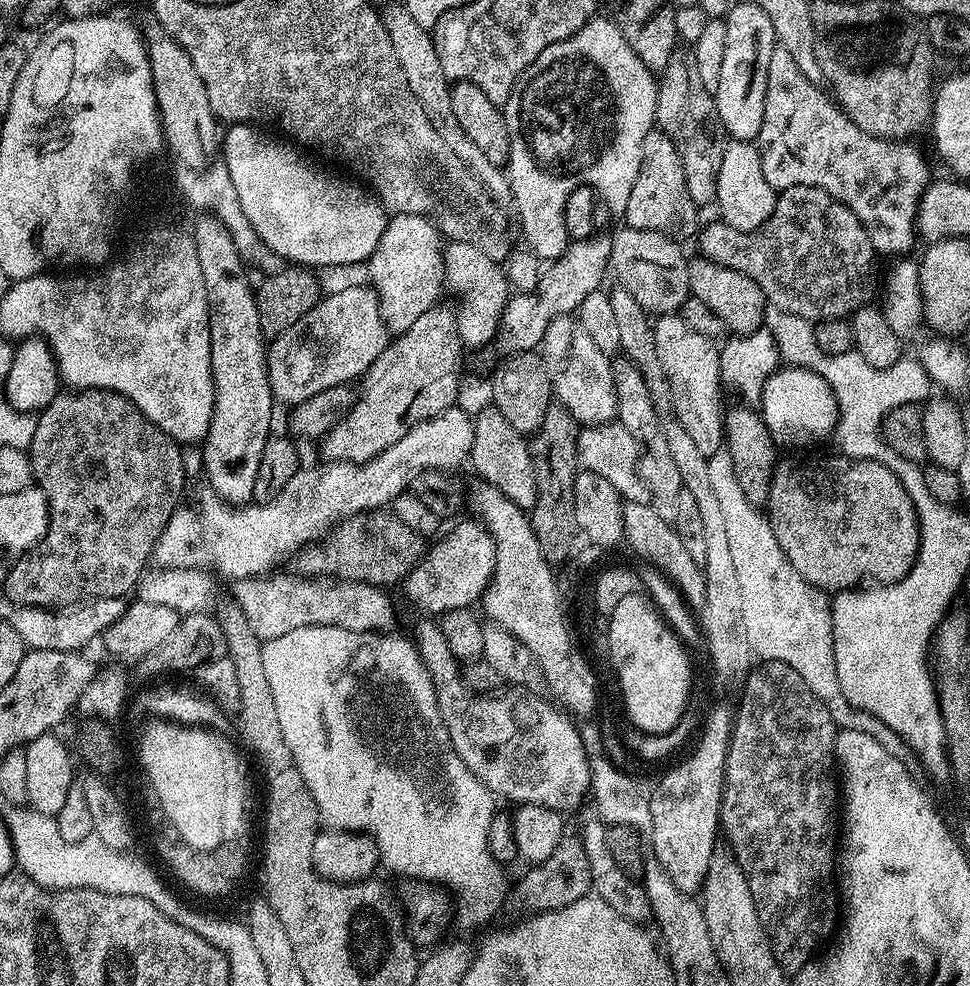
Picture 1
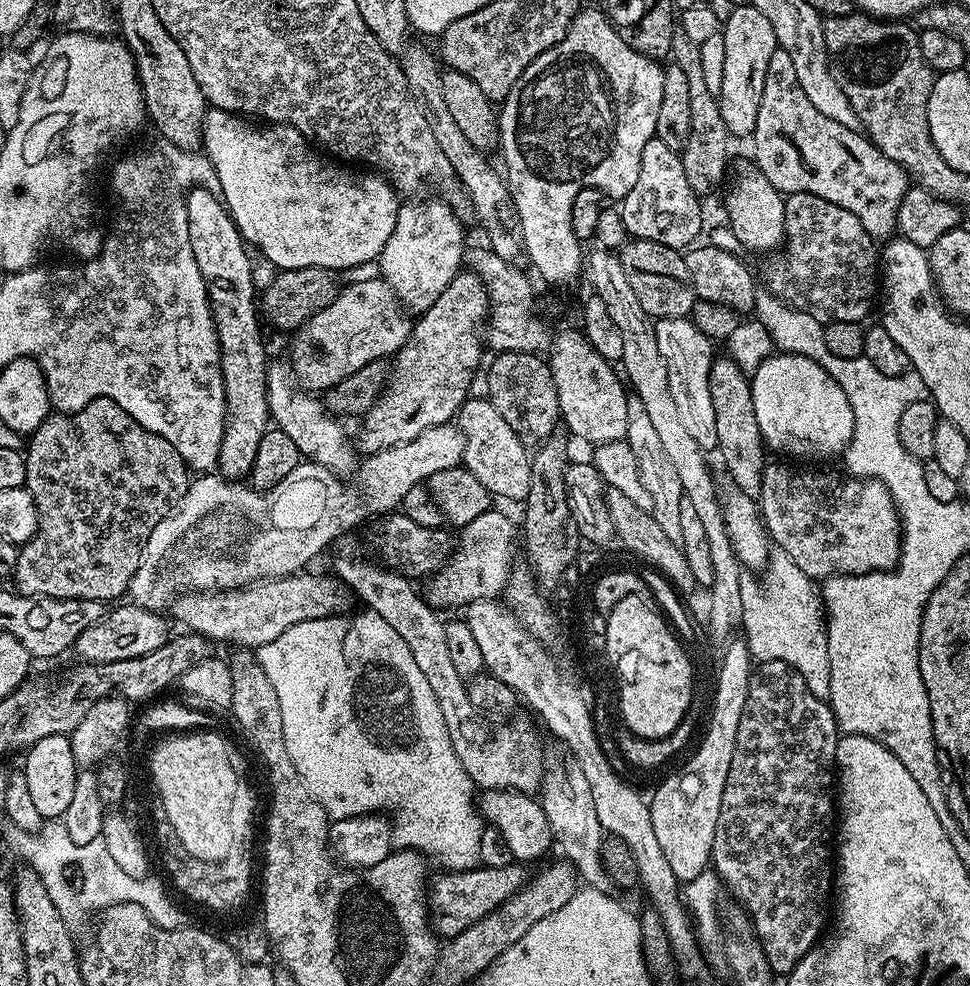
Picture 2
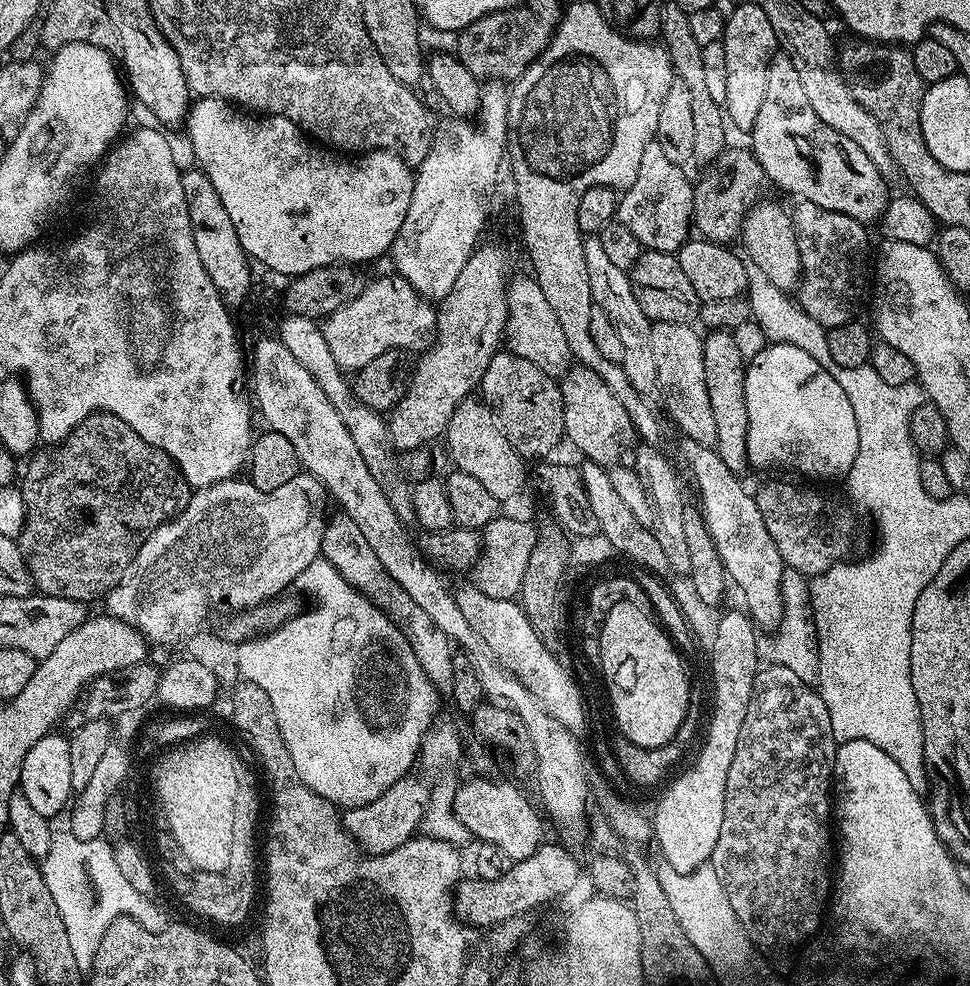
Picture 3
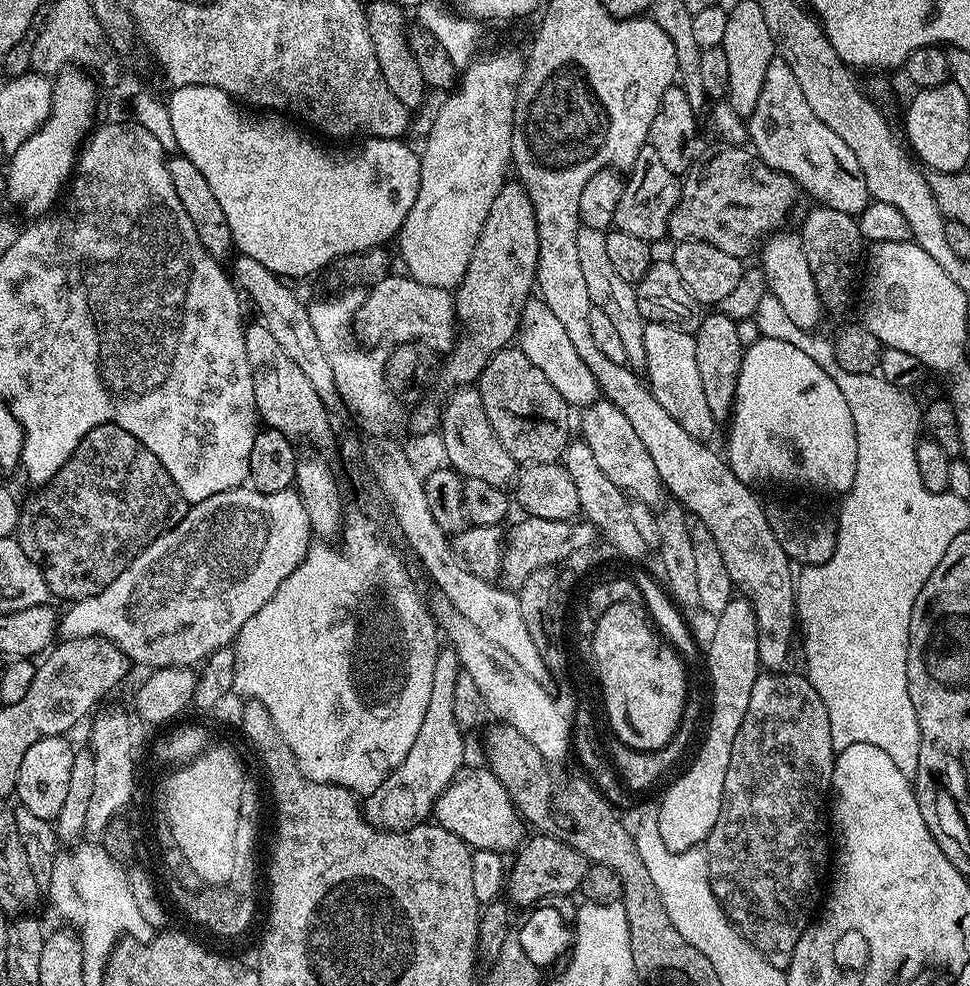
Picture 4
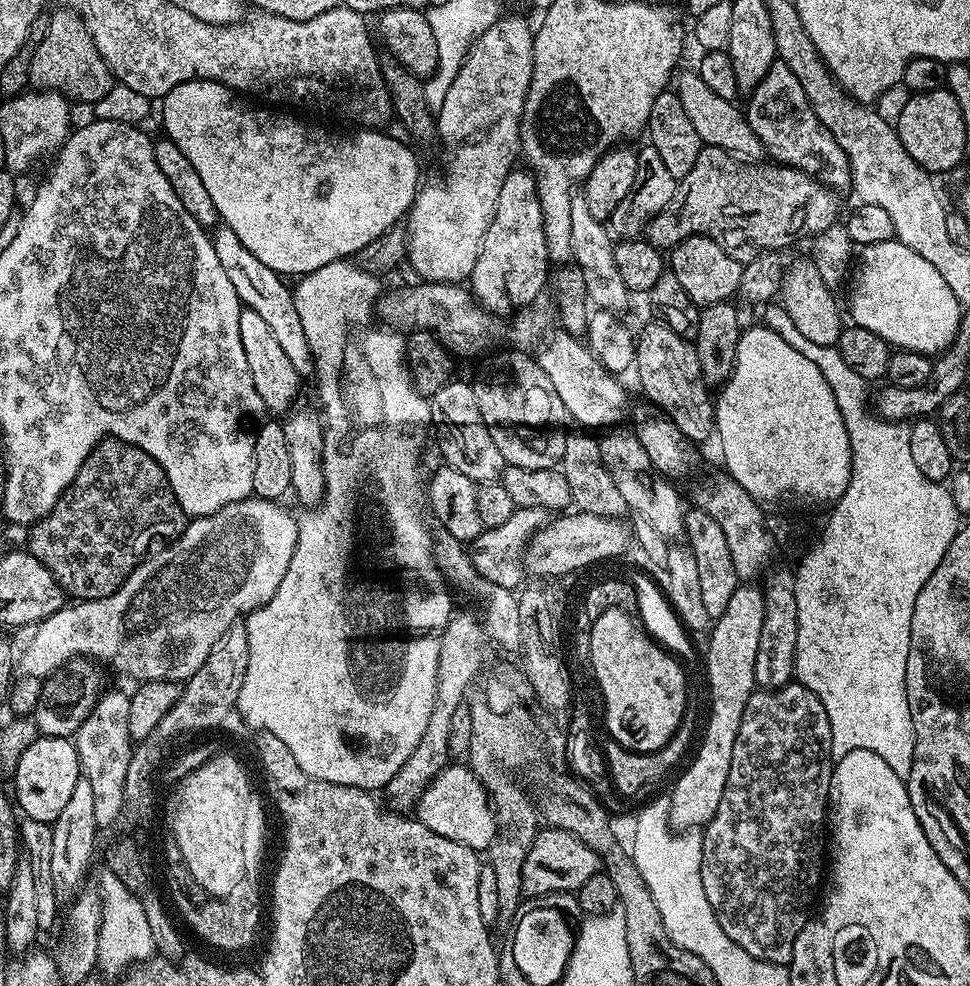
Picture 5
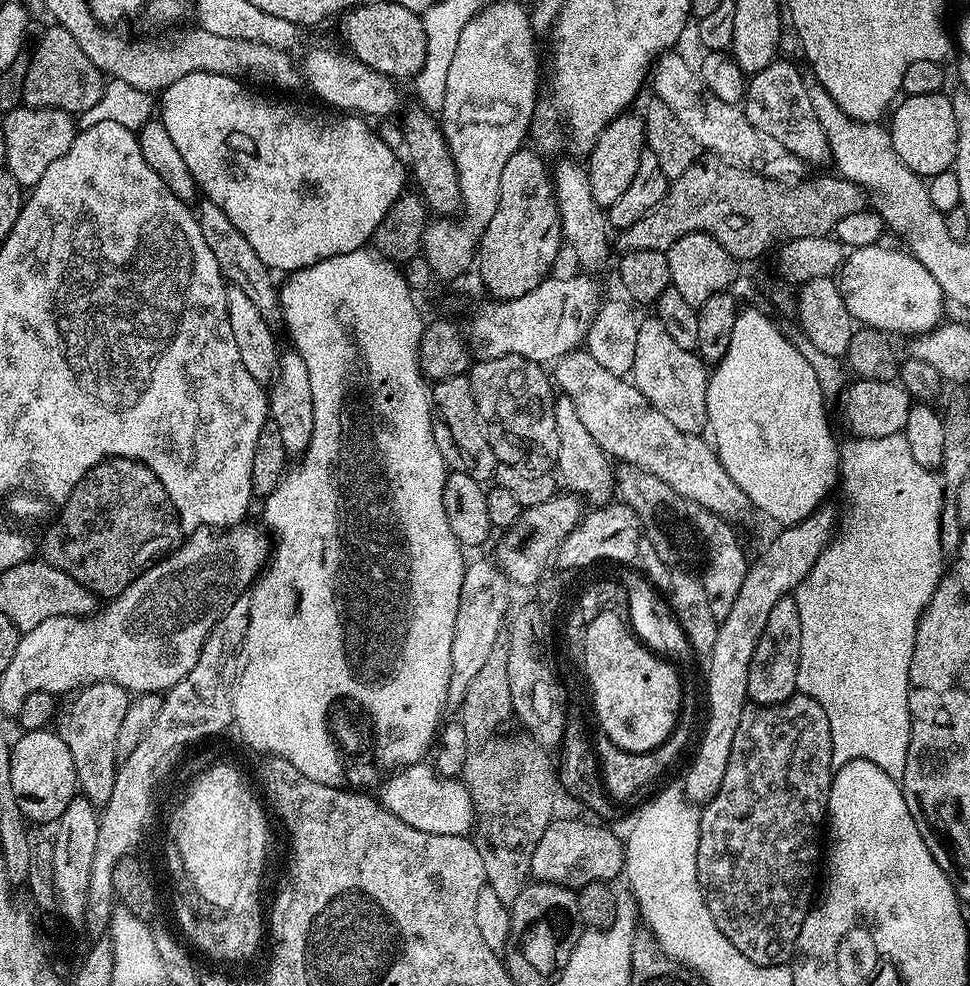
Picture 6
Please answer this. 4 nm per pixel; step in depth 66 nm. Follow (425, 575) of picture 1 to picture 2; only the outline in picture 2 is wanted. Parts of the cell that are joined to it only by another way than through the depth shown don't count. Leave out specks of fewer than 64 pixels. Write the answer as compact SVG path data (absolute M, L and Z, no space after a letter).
M489 510L474 518L459 533L458 543L447 564L433 572L427 581L426 599L433 608L467 609L469 604L479 600L494 600L503 593L512 573L516 560L516 544L518 548L518 524L504 512Z

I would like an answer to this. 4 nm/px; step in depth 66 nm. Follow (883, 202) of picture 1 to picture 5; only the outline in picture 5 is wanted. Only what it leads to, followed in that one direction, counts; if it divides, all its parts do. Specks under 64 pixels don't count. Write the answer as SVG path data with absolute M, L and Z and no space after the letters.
M777 59L766 70L766 78L758 82L758 86L747 97L746 115L754 134L764 143L765 153L773 161L789 168L802 170L807 176L819 180L825 188L837 190L847 189L852 183L852 171L848 169L848 156L838 146L838 142L818 122L810 102L806 98L806 90L802 90L802 82L794 78L790 66Z

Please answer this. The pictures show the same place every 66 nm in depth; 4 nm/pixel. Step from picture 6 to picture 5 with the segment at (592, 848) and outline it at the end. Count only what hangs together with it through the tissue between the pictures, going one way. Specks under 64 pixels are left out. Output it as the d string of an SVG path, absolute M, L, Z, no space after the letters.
M549 826L541 827L538 839L530 846L530 854L526 854L526 863L522 865L523 895L545 896L551 892L575 894L580 891L582 882L594 878L594 874L601 871L601 868L600 855L574 833Z

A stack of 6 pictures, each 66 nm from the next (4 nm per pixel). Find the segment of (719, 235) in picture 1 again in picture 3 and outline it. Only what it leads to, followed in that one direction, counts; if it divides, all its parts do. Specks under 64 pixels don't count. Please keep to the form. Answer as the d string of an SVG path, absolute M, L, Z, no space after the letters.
M800 200L797 205L791 218L802 273L798 285L798 303L825 330L848 324L857 315L856 303L864 292L864 267L870 264L869 229L846 214L826 210L809 200Z

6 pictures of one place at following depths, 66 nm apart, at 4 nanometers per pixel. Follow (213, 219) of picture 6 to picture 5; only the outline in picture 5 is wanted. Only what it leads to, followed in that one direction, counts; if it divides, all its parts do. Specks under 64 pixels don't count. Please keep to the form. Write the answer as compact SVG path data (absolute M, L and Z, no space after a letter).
M220 226L211 233L214 254L218 254L218 262L222 262L222 270L230 277L230 283L238 294L243 307L254 310L269 325L274 339L282 346L286 358L294 365L294 370L301 378L308 378L316 371L316 363L310 350L310 342L306 342L306 330L302 330L302 321L298 318L298 310L294 310L293 289L286 285L285 277L270 270L270 266L263 264L246 246L242 246L238 234L234 230Z

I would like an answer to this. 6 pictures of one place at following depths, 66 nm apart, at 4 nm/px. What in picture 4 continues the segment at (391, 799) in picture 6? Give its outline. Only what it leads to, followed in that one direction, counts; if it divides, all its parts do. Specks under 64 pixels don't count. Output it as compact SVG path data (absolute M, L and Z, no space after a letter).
M465 766L460 769L460 773L450 782L450 786L446 786L444 793L436 800L434 820L473 850L485 848L508 854L508 851L511 853L519 849L525 839L524 820L516 811L511 796L504 789L502 782L487 766L481 768Z

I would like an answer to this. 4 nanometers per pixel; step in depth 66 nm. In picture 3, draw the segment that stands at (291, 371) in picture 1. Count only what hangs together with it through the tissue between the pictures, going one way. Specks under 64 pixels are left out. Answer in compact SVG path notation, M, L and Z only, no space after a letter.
M393 274L369 279L362 294L331 312L322 327L326 346L330 346L330 354L334 354L334 362L345 370L359 370L374 362L378 354L386 354L386 350L420 350L433 343L436 313L433 301L417 294L414 286L399 274Z

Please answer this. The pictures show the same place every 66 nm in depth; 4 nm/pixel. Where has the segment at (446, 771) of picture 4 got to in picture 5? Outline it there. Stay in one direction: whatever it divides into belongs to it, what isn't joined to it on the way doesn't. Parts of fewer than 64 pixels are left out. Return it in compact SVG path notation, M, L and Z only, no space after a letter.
M453 611L448 619L444 637L440 640L438 658L438 690L434 698L434 710L430 710L430 722L426 722L426 731L414 746L414 754L406 758L406 762L397 772L391 773L386 780L387 803L396 812L408 814L415 809L420 795L428 789L432 777L438 775L450 763L450 721L454 718L454 710L465 703L464 695L468 687L476 680L476 671L480 668L482 652L480 647L486 644L486 633L481 621L472 612Z

